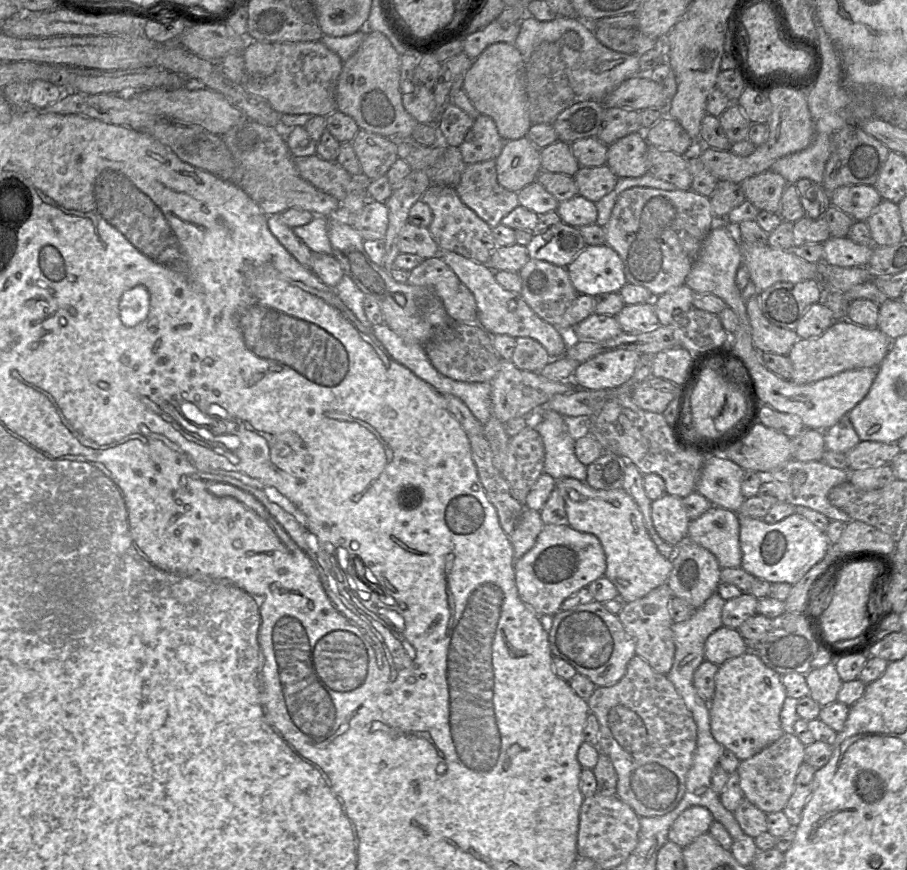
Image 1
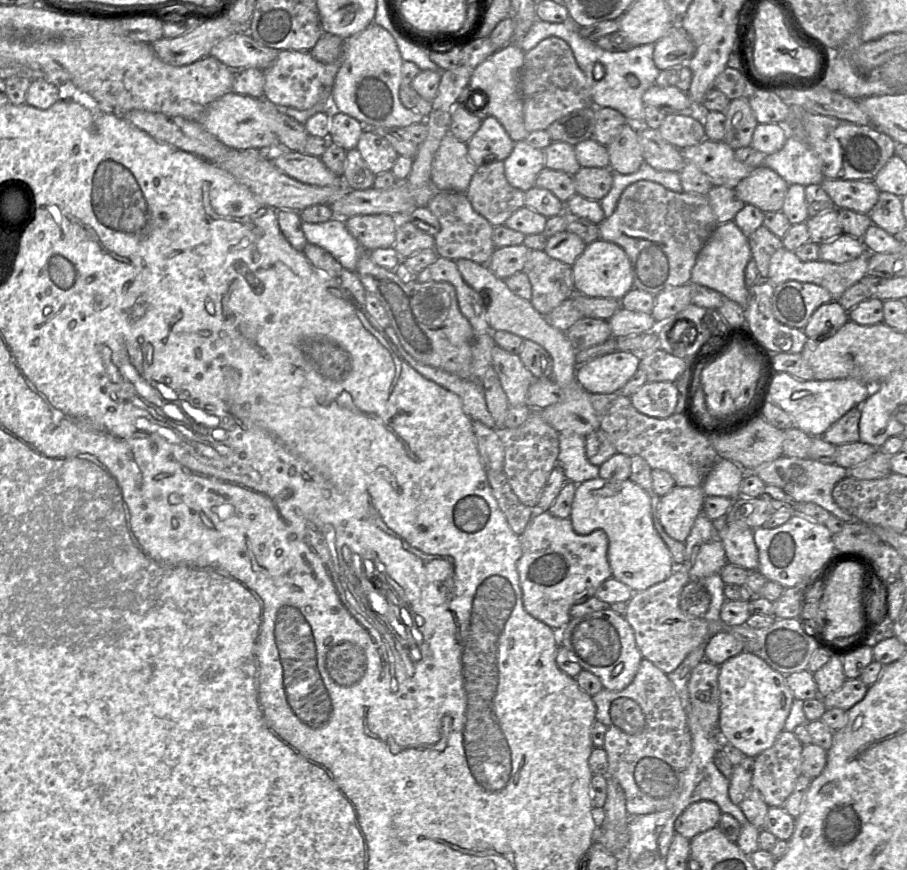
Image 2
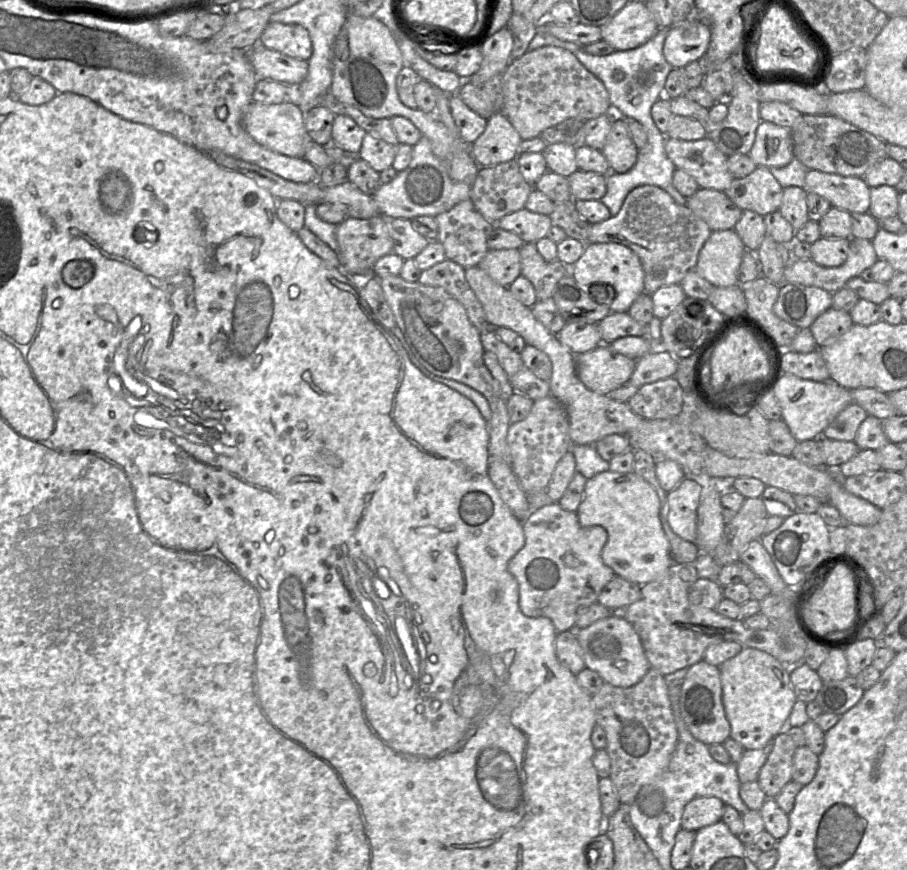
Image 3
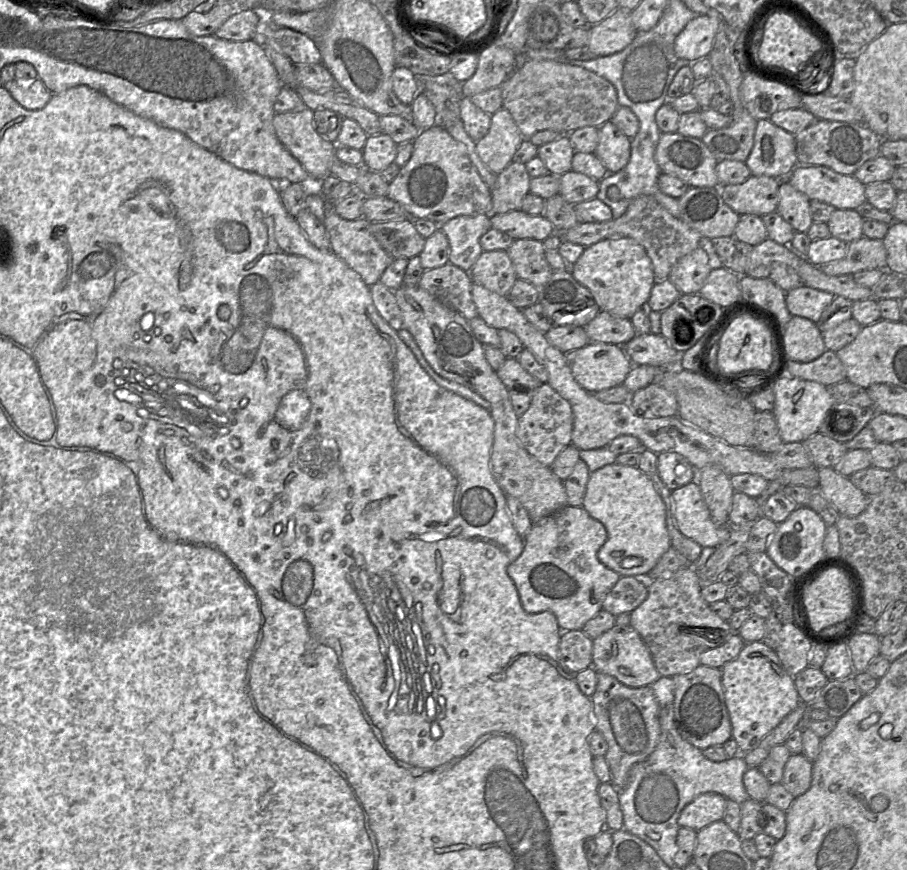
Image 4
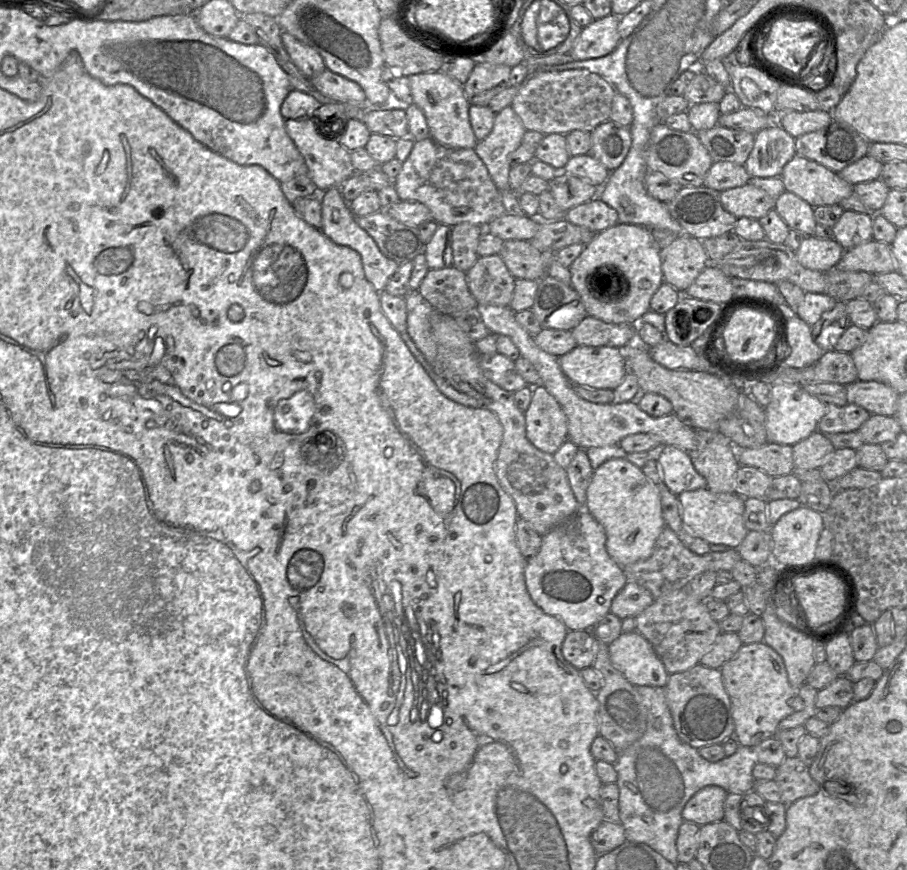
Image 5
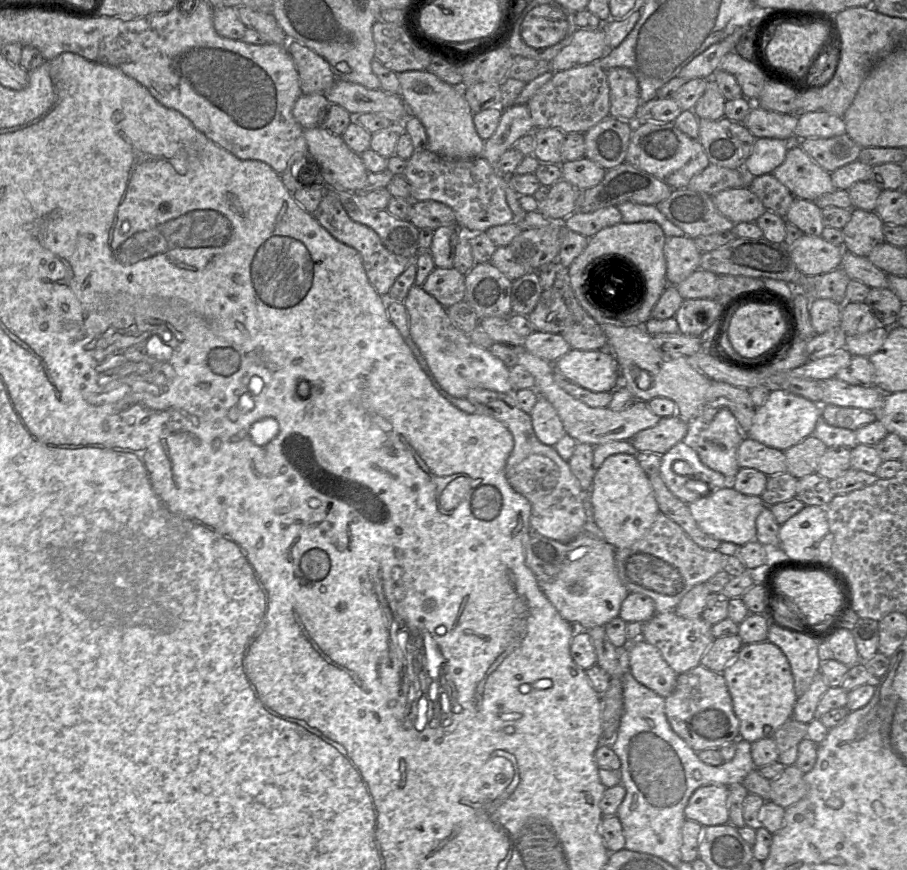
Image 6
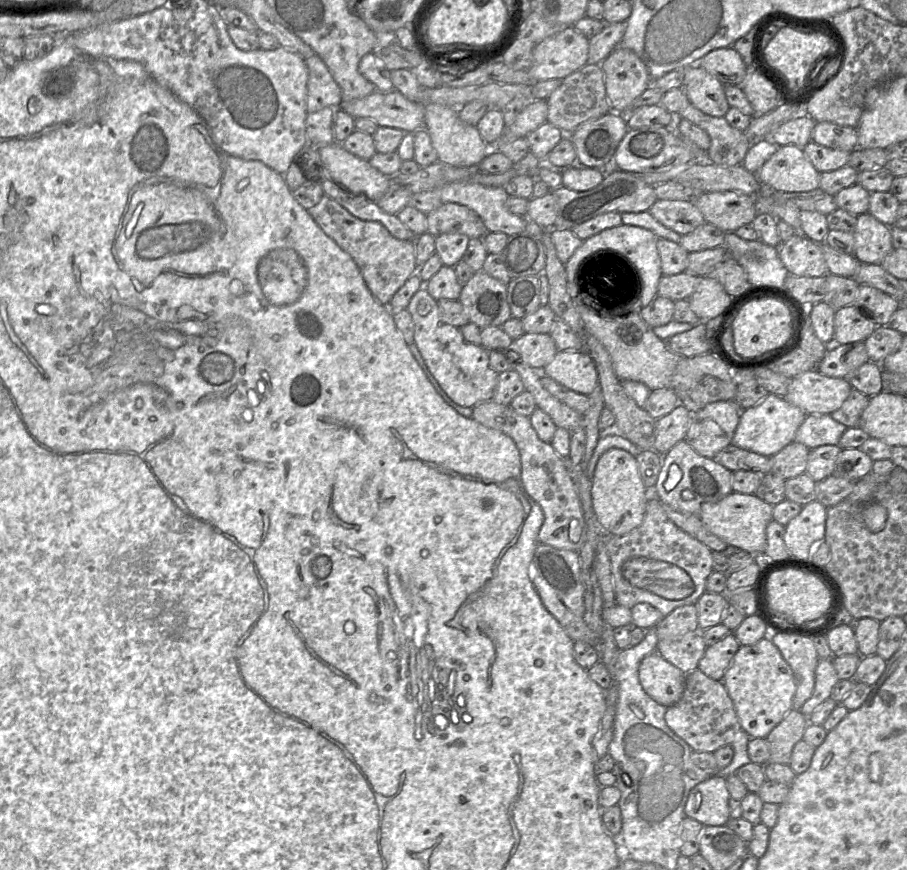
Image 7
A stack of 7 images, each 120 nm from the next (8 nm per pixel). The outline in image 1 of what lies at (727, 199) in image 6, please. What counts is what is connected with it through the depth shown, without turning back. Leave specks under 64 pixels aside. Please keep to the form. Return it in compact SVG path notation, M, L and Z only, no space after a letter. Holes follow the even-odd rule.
M771 169L745 179L741 189L745 199L751 202L759 211L779 213L780 202L788 182Z

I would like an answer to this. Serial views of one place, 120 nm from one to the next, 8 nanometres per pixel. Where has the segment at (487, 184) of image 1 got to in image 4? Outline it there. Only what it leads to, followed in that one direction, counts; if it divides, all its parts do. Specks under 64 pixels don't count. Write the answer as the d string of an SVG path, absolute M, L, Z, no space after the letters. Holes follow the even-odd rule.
M515 161L497 174L495 186L491 190L491 214L521 209L524 197L530 193L530 180L525 164Z

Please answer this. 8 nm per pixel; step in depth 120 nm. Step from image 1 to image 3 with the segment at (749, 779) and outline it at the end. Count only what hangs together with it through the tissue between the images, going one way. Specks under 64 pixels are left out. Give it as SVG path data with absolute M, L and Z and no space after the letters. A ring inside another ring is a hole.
M786 731L771 742L771 750L757 782L767 798L775 798L792 781L793 757L797 746Z

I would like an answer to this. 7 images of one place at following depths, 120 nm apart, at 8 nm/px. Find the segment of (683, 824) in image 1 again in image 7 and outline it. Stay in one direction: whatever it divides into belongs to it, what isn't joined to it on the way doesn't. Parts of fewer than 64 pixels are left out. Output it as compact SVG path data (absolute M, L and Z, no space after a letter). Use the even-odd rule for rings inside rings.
M715 774L689 793L685 815L703 826L725 826L730 818L726 777Z

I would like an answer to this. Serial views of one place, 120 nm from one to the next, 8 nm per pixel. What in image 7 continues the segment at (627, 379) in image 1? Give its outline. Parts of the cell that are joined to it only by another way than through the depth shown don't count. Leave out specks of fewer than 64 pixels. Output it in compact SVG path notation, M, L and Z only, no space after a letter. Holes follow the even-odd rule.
M585 350L558 351L542 370L542 374L569 390L587 396L591 395L599 384L595 363Z

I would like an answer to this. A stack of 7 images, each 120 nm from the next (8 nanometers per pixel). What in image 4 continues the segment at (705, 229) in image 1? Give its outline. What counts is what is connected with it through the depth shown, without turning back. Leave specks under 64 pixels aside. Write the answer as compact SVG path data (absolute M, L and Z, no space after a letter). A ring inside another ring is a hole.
M640 195L634 198L626 212L619 218L606 222L579 223L568 230L556 232L561 234L563 241L584 247L609 238L632 238L644 247L651 259L656 282L667 279L680 258L704 244L704 238L698 231L681 218L672 216L654 197L649 195Z

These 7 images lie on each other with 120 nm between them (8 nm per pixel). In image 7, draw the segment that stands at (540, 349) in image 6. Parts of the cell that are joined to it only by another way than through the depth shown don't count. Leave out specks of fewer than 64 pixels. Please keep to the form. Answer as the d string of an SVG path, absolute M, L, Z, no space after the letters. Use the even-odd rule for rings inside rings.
M524 333L509 349L520 355L520 362L536 371L542 371L558 352L550 334L536 333Z

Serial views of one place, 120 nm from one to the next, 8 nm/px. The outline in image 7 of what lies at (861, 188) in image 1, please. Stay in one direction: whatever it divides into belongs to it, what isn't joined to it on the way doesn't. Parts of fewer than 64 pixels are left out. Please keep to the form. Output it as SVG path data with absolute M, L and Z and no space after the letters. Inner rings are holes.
M793 144L778 146L772 156L756 173L762 187L782 192L808 192L819 188L820 172L813 166L803 148Z

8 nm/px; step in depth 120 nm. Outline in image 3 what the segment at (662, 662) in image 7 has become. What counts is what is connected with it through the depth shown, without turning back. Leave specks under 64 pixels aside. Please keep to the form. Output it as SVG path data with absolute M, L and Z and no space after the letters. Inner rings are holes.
M611 614L583 629L575 635L583 651L585 667L596 671L608 684L628 688L637 684L651 668L638 634L624 618Z

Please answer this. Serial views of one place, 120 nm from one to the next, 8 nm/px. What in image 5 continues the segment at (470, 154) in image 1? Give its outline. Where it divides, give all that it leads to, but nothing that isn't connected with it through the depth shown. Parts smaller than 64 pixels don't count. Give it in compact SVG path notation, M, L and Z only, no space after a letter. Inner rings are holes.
M508 106L496 114L492 131L474 148L499 191L511 190L510 154L522 145L526 131L520 117Z

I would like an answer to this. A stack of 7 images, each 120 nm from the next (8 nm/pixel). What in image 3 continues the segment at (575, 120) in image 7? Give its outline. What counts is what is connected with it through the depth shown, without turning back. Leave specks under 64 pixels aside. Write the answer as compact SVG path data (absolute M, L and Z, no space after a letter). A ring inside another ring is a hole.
M556 46L527 51L511 60L501 74L501 93L502 112L522 140L540 137L545 129L567 119L587 121L614 113L602 81L589 72L574 54Z

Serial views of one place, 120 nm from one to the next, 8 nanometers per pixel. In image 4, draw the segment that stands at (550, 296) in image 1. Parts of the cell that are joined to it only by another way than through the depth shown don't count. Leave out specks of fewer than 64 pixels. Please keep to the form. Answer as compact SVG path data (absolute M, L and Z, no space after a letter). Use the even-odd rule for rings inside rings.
M516 239L508 248L516 275L536 288L542 287L554 270L546 260L543 242L535 239Z

